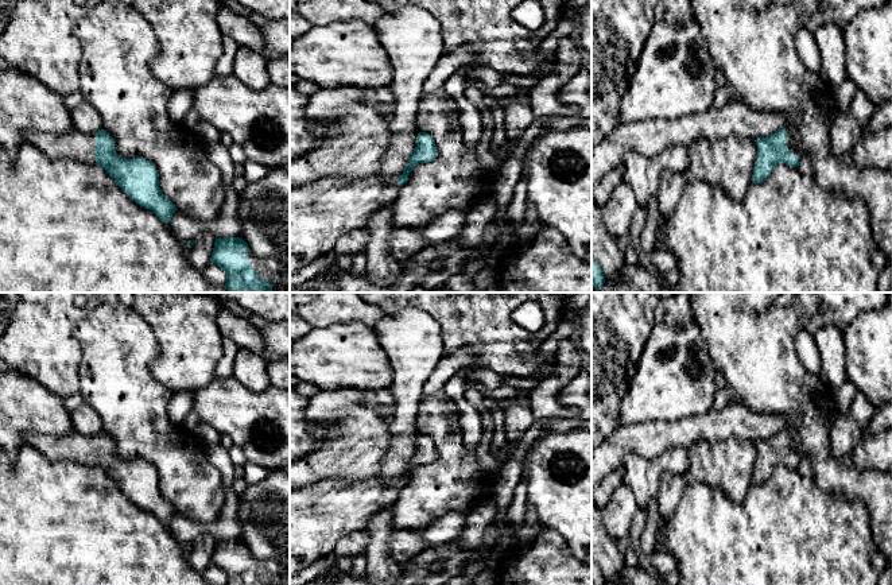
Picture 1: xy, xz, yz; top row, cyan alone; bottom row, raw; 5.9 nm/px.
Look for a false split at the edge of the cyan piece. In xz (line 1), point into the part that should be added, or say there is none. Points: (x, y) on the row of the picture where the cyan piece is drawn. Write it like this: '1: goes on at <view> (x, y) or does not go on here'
1: goes on at xz (321, 212)

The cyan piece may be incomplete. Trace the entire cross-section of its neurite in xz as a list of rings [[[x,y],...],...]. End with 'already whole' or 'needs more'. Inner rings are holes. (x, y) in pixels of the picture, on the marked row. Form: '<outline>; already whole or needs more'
[[[419,132],[416,148],[396,179],[326,177],[290,189],[290,274],[334,249],[336,241],[365,228],[371,214],[397,198],[412,168],[438,156],[433,136]]]; needs more

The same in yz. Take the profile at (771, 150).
[[[782,128],[773,135],[756,139],[757,156],[752,174],[753,183],[768,179],[777,163],[791,167],[799,166],[800,151],[794,144],[794,133],[788,128]]]; needs more

